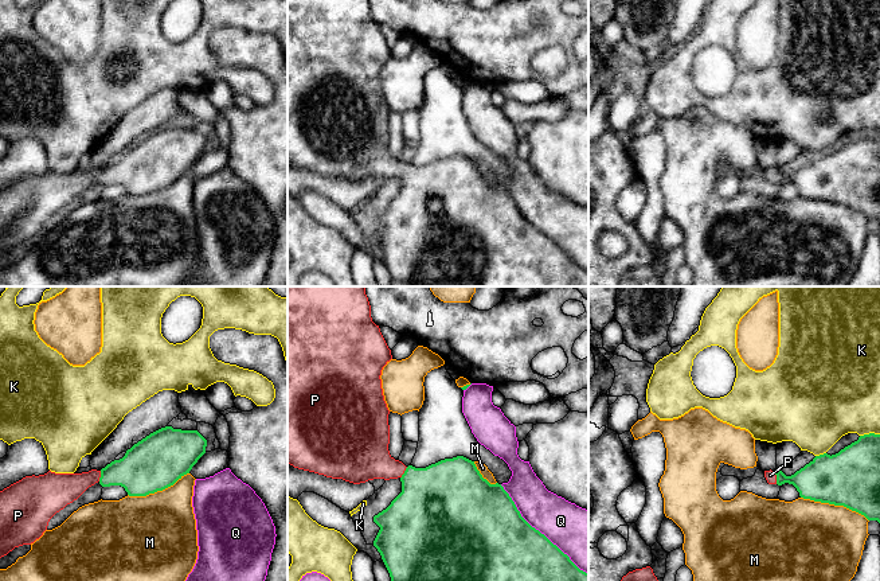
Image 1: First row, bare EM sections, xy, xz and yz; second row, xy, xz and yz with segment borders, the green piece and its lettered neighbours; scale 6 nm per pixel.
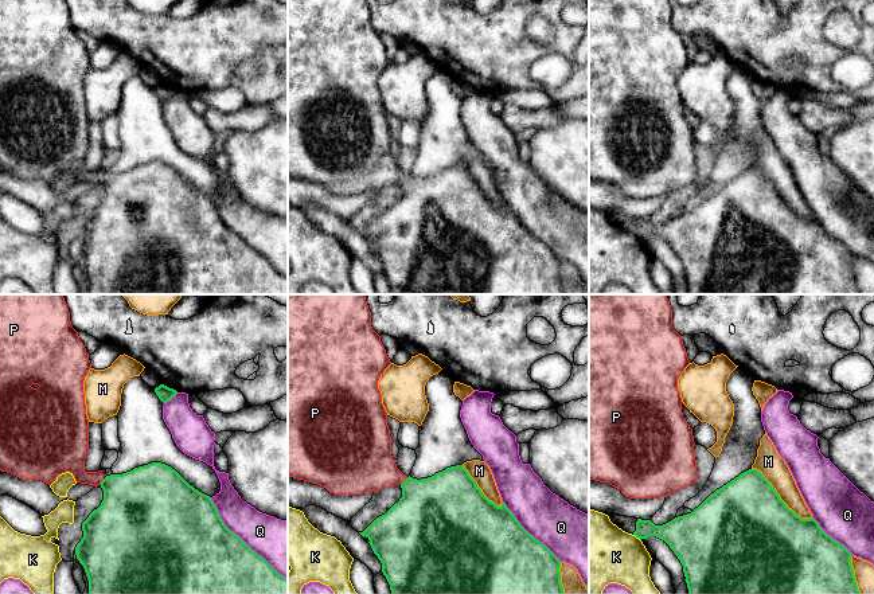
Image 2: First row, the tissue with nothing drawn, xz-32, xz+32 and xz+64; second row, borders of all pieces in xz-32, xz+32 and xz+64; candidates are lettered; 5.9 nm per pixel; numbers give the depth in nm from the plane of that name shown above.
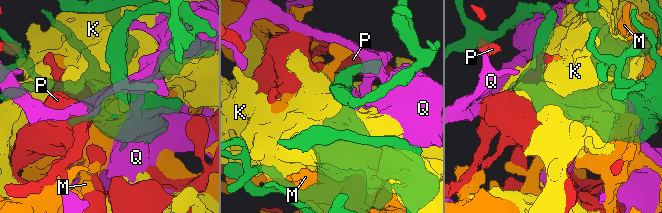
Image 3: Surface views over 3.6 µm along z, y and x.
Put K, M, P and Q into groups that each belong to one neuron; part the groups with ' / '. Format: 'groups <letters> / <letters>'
groups K / M / P / Q

